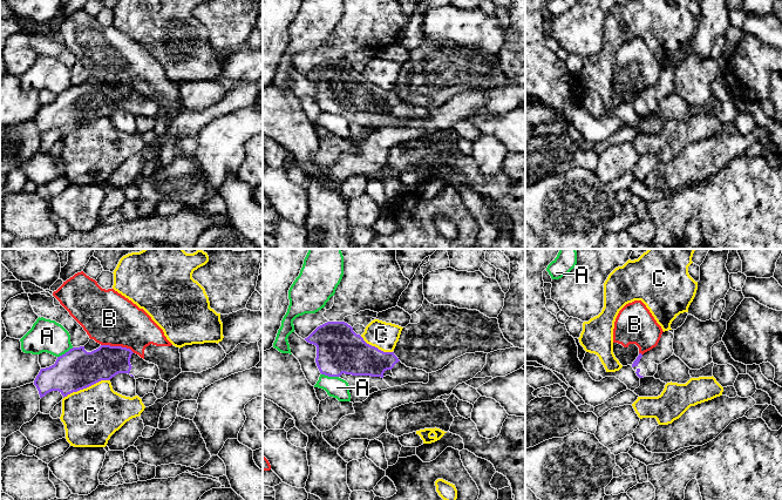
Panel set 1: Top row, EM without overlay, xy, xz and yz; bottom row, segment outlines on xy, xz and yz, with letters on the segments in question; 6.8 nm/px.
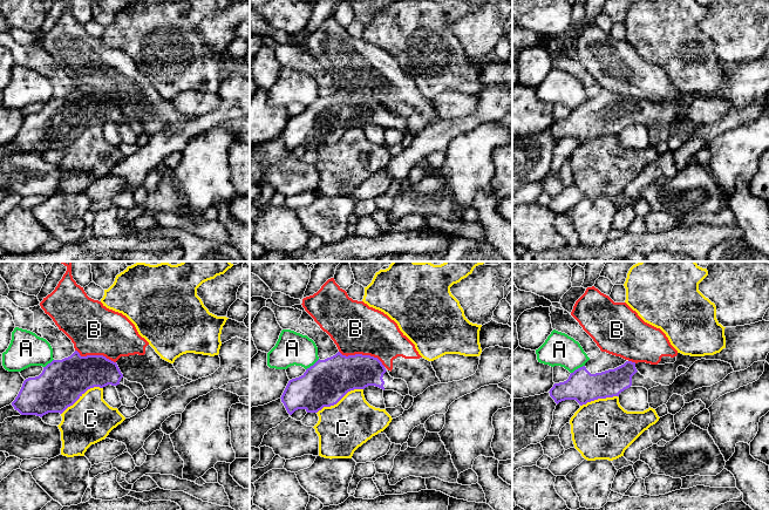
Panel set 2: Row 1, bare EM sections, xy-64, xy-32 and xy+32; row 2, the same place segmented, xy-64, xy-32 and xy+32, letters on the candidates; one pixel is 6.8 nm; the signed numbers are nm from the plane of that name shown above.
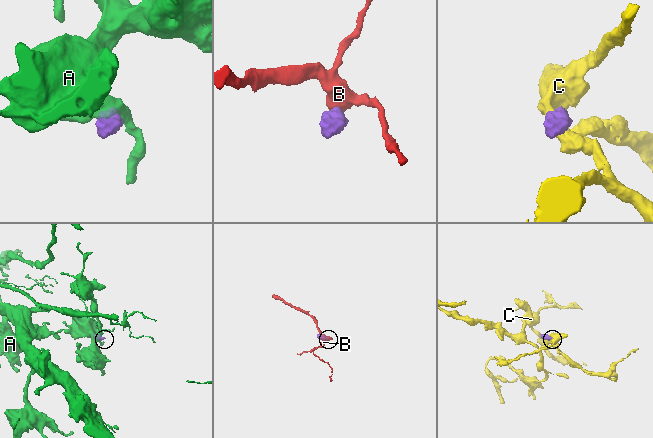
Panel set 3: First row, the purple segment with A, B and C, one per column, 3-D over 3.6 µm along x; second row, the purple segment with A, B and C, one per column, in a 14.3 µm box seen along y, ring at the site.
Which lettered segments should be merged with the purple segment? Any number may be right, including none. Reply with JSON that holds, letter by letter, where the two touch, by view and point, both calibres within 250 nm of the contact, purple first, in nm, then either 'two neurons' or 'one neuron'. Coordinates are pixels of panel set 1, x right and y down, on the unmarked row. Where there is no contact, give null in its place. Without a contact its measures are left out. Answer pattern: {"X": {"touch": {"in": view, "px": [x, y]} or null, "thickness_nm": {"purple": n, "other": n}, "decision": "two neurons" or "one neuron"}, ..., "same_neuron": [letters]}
{"A": {"touch": {"in": "xz", "px": [330, 113]}, "thickness_nm": {"purple": 320, "other": 140}, "decision": "two neurons"}, "B": {"touch": {"in": "xy", "px": [117, 83]}, "thickness_nm": {"purple": 220, "other": 360}, "decision": "two neurons"}, "C": {"touch": {"in": "xy", "px": [86, 124]}, "thickness_nm": {"purple": 280, "other": 380}, "decision": "two neurons"}, "same_neuron": []}

